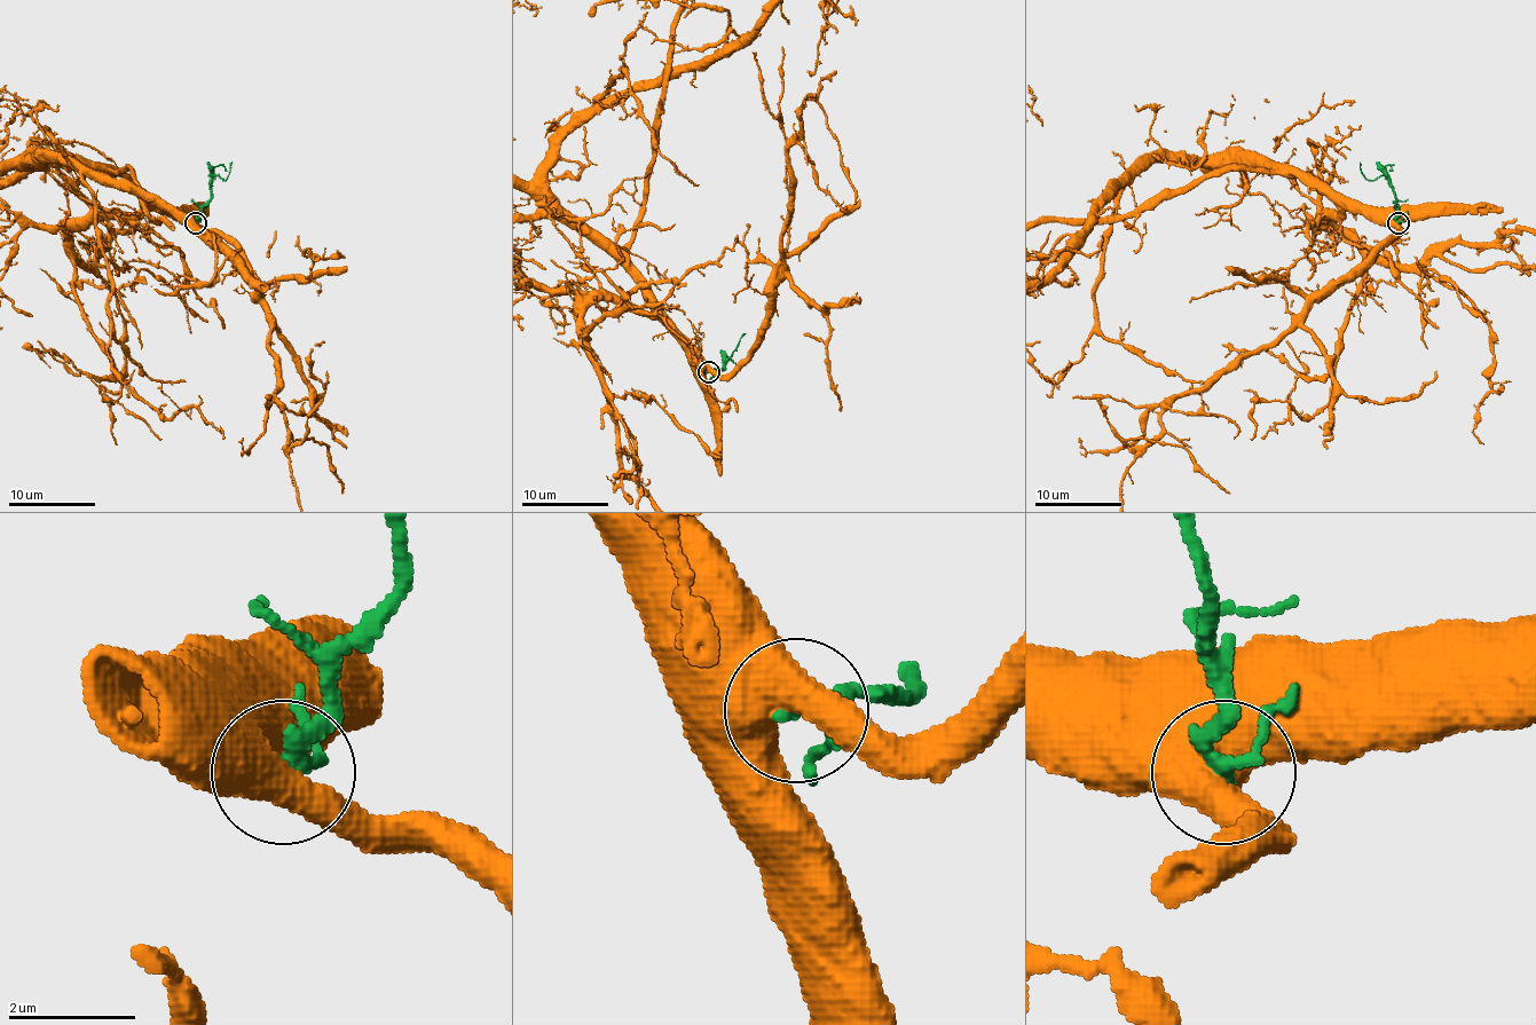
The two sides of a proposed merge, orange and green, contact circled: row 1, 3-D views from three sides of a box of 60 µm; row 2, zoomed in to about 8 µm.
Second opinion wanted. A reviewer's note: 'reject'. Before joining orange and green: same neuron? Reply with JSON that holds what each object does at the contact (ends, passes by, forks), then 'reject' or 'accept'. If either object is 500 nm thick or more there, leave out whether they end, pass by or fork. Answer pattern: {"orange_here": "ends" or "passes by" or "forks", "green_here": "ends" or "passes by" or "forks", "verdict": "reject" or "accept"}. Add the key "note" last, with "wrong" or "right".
{"verdict": "reject", "note": "right"}

